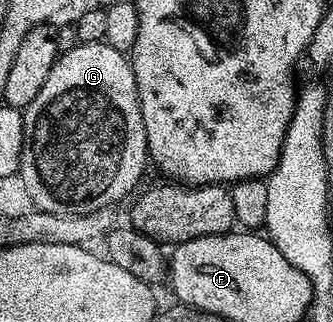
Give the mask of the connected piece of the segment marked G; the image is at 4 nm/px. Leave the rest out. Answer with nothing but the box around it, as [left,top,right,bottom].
[19,42,149,214]

